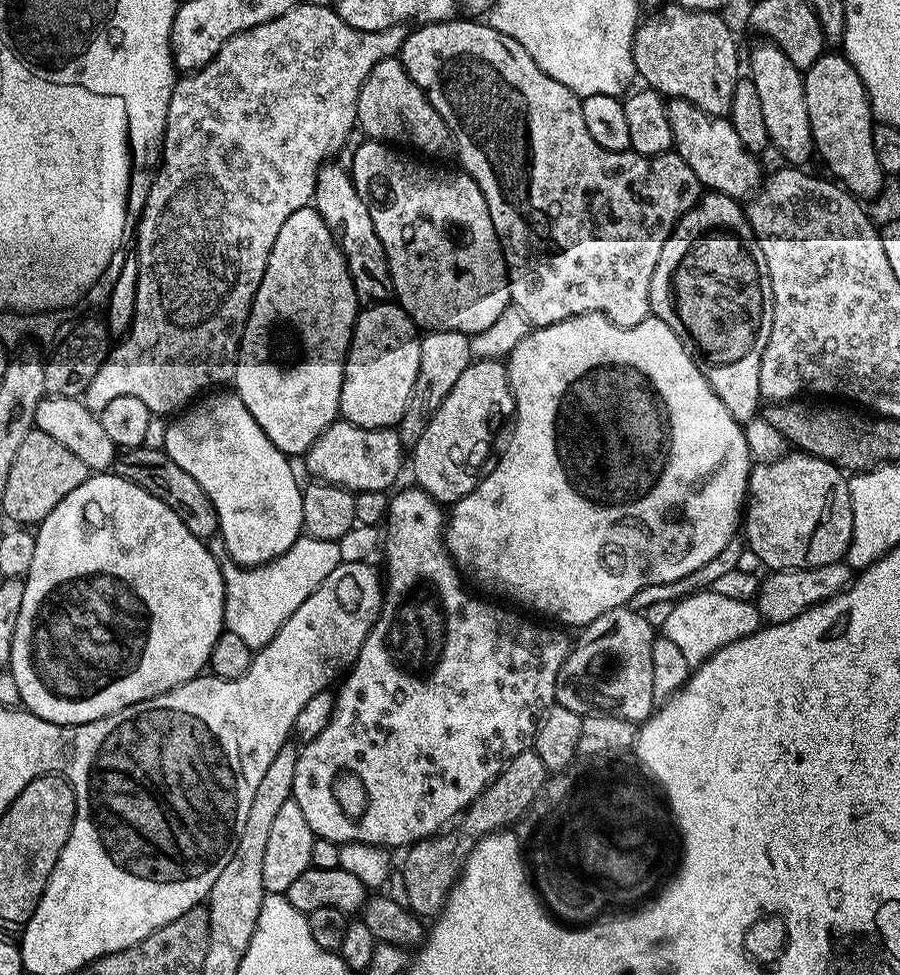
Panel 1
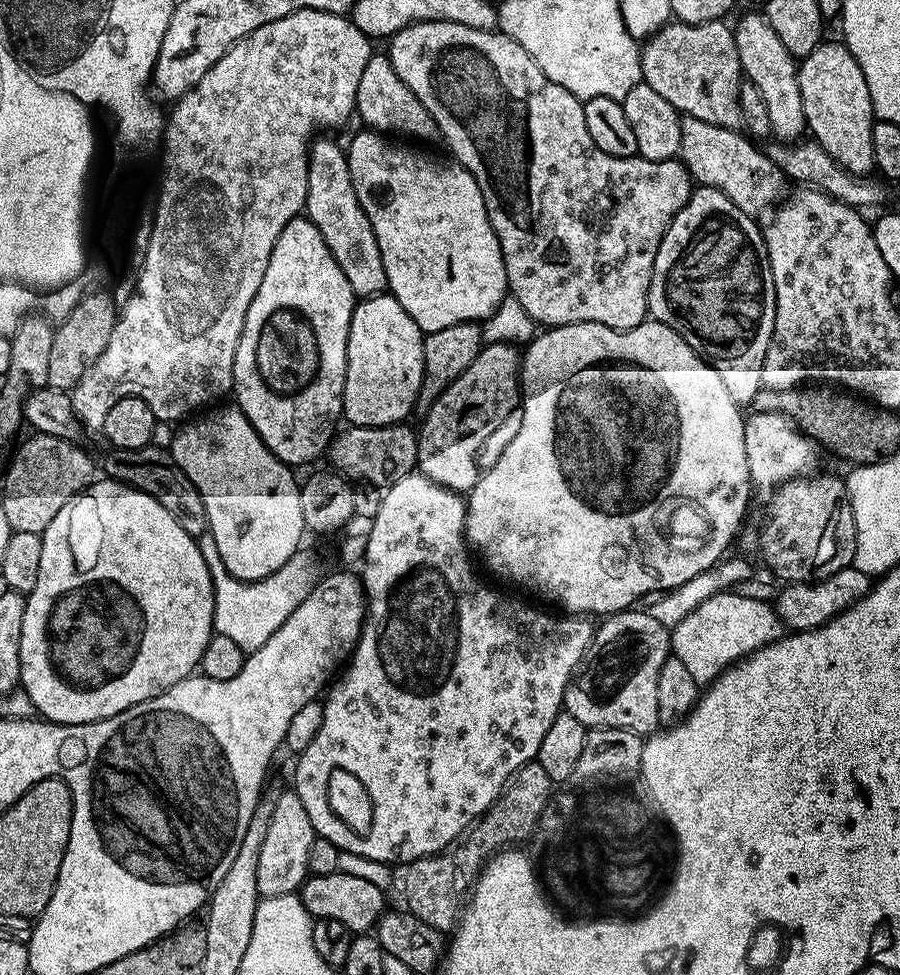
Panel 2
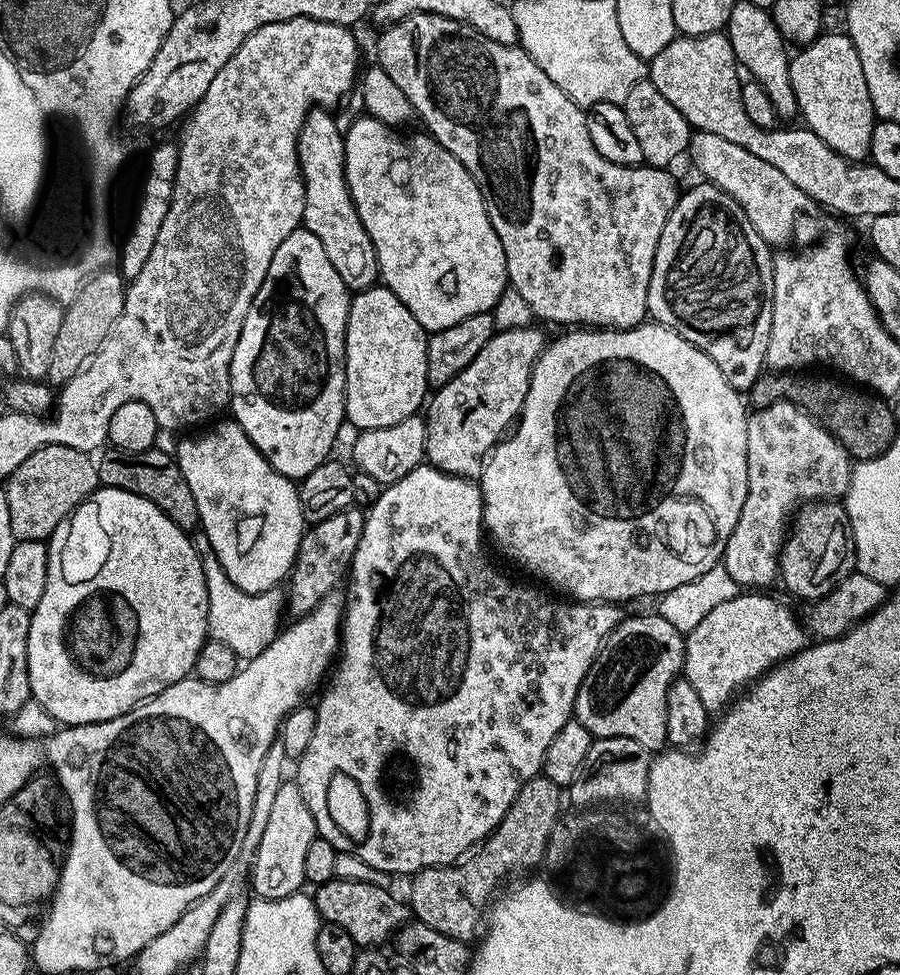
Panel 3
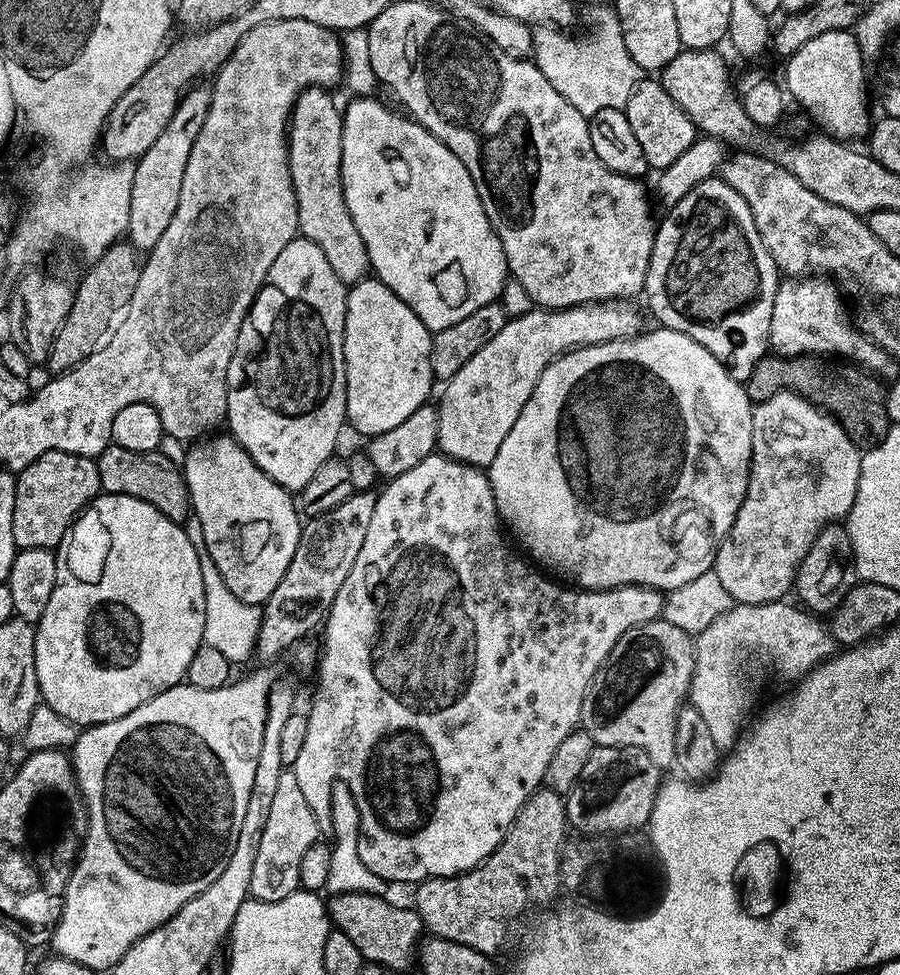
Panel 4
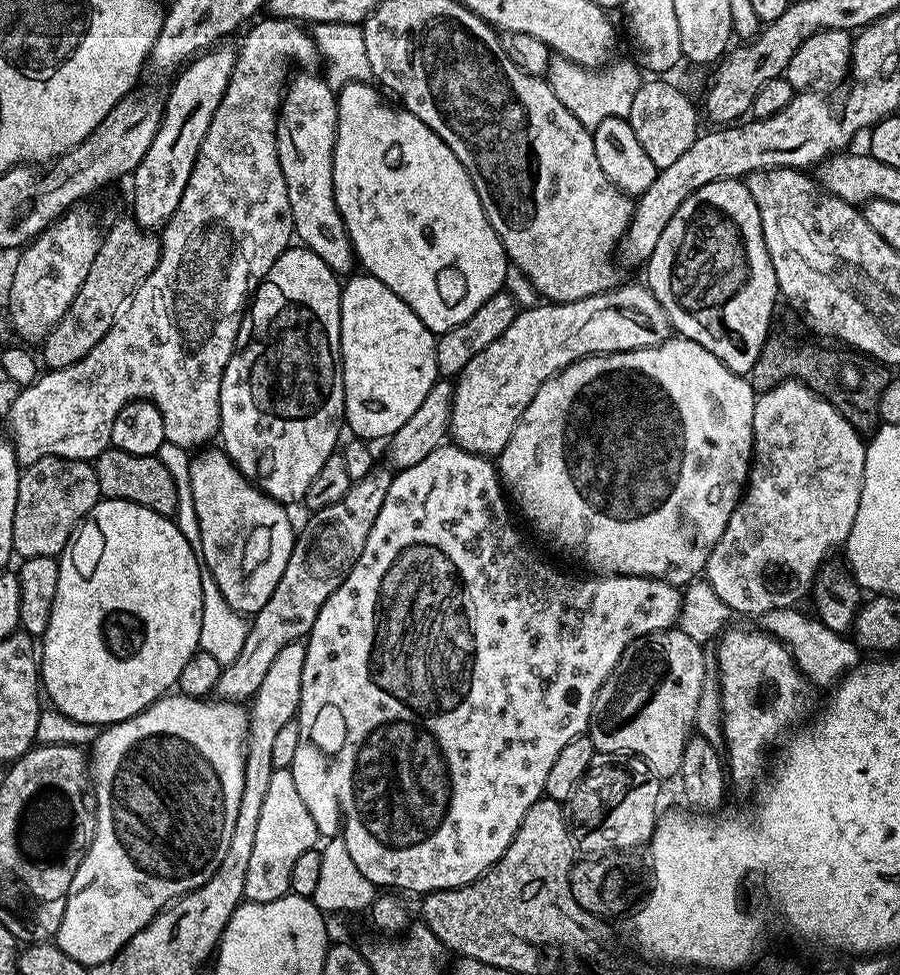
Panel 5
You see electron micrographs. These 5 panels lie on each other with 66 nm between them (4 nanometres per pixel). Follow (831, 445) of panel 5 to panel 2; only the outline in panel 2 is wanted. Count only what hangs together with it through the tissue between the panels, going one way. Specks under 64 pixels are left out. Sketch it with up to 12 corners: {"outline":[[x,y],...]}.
{"outline":[[783,411],[744,422],[748,472],[764,498],[815,473],[818,445]]}

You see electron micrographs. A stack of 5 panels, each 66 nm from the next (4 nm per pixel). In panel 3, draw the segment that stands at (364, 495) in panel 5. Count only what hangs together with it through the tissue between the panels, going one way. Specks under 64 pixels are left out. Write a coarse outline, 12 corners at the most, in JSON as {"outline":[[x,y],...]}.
{"outline":[[353,506],[305,531],[286,608],[306,615],[349,575],[364,529]]}

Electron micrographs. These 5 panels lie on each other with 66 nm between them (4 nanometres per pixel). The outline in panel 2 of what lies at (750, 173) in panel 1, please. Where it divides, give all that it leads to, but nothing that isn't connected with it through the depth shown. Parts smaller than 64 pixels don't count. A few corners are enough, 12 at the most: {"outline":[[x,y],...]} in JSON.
{"outline":[[681,119],[679,159],[697,185],[747,216],[785,177],[737,129]]}

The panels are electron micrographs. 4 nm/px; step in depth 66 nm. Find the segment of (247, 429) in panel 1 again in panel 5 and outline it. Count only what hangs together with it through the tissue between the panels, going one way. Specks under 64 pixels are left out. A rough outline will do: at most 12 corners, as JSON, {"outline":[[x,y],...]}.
{"outline":[[216,446],[192,456],[203,567],[230,607],[270,602],[289,509]]}

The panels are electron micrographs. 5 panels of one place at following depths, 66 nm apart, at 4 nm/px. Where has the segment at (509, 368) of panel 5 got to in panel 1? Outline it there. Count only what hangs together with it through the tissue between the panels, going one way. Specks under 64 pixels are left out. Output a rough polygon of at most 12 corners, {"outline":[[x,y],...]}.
{"outline":[[500,360],[462,370],[410,450],[441,506],[474,491],[516,400]]}

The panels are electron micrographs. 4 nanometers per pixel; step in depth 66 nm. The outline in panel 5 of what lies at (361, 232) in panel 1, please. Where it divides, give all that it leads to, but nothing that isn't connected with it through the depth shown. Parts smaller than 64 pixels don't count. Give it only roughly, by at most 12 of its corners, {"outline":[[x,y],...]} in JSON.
{"outline":[[308,70],[276,115],[295,239],[358,261],[334,202],[336,93]]}

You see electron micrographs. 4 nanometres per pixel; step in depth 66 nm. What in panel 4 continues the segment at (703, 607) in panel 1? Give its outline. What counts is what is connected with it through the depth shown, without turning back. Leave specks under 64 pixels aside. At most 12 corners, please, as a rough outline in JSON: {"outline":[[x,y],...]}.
{"outline":[[737,604],[694,636],[688,700],[722,754],[760,671],[791,678],[837,651],[788,604]]}

